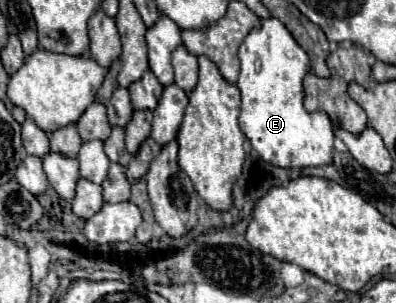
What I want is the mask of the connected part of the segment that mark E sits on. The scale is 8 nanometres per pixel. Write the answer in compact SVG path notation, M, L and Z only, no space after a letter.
M276 17L262 19L262 25L252 29L246 39L240 45L240 77L238 77L238 89L242 93L242 107L240 107L240 129L252 143L252 147L260 153L260 157L272 165L280 167L314 167L324 165L332 157L332 121L324 111L306 111L304 109L304 91L302 91L302 79L310 71L310 59L306 51L296 43L296 39L290 35L290 31L284 27L284 23Z

